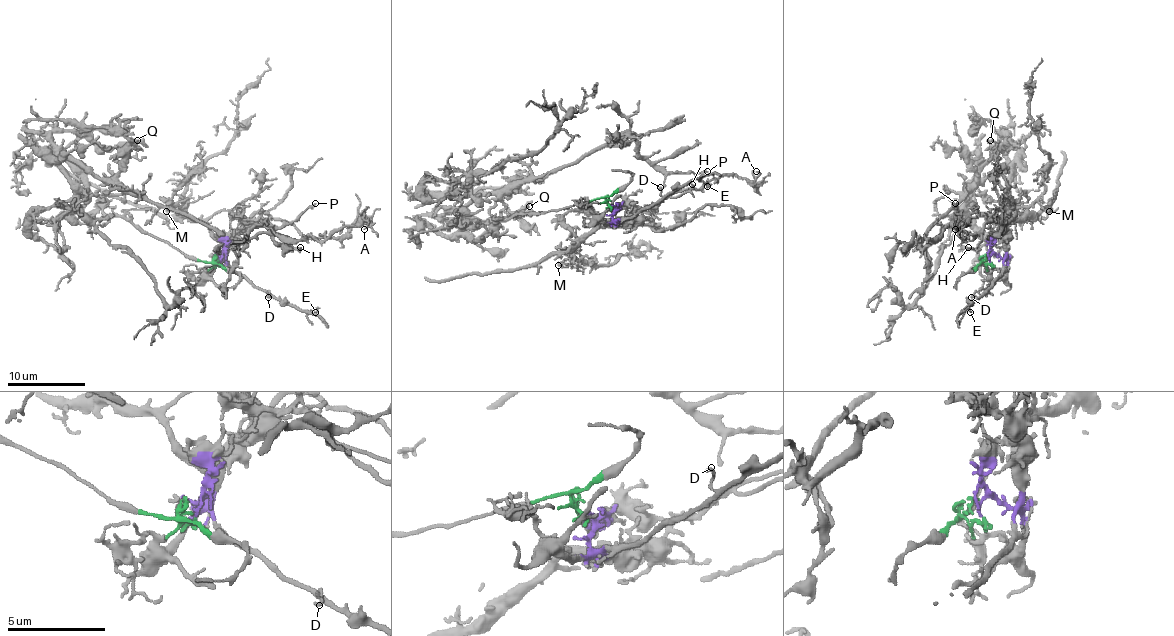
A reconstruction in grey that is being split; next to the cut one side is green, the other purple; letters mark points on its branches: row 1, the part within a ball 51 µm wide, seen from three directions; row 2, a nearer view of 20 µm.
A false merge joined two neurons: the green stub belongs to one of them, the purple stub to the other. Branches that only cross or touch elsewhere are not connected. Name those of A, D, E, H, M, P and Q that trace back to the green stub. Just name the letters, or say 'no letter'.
P, Q

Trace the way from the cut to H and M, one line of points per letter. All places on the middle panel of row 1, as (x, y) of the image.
H: (611, 206), (617, 206), (633, 218), (666, 198), (681, 196), (691, 185)
M: (611, 206), (615, 206), (615, 218), (603, 220), (590, 233), (574, 253), (572, 263), (558, 265)

